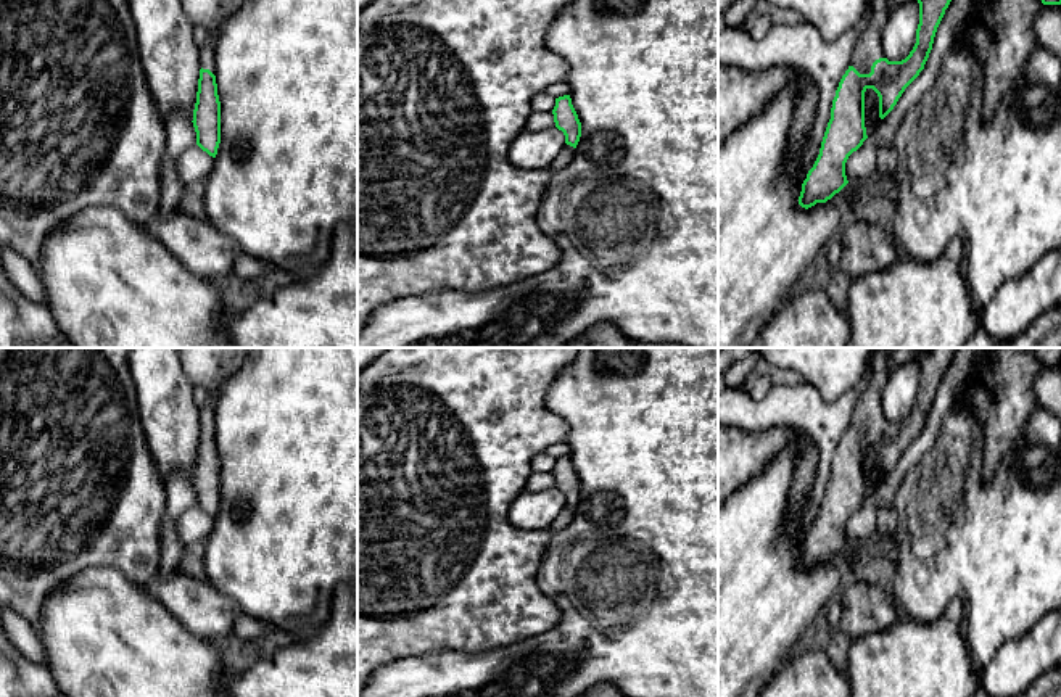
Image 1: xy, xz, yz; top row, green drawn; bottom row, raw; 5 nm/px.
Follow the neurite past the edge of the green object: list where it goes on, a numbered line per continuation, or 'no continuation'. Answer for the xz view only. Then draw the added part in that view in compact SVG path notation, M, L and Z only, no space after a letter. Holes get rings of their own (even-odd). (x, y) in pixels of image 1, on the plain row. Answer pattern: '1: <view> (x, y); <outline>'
no continuation

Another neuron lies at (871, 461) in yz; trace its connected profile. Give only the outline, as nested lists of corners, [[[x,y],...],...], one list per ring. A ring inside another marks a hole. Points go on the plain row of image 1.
[[[866,449],[865,452],[865,488],[866,496],[873,496],[881,485],[879,478],[879,457],[873,449]]]

